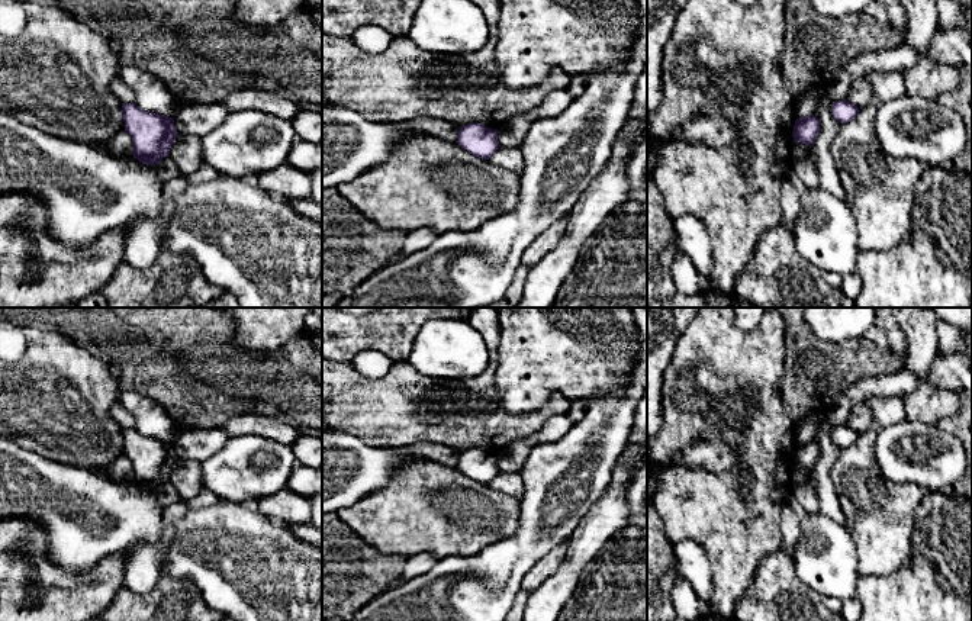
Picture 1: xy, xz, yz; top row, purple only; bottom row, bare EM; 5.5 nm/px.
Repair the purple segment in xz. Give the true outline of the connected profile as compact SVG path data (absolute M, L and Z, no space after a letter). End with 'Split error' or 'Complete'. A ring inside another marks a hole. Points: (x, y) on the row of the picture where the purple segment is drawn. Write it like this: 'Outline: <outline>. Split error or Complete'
Outline: M482 123L460 126L456 142L474 157L485 160L489 160L501 147L498 141L498 129L487 128Z. Complete

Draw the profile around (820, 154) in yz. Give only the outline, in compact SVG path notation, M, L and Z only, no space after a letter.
M824 91L814 116L820 120L820 132L811 147L810 158L820 174L820 187L840 200L846 200L846 192L840 183L837 168L831 158L830 145L841 123L831 115L833 100Z

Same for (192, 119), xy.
M221 103L181 104L173 118L178 135L205 136L216 129L231 112Z

